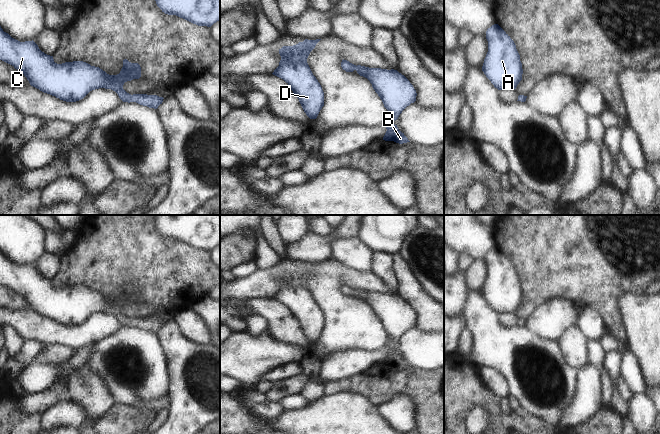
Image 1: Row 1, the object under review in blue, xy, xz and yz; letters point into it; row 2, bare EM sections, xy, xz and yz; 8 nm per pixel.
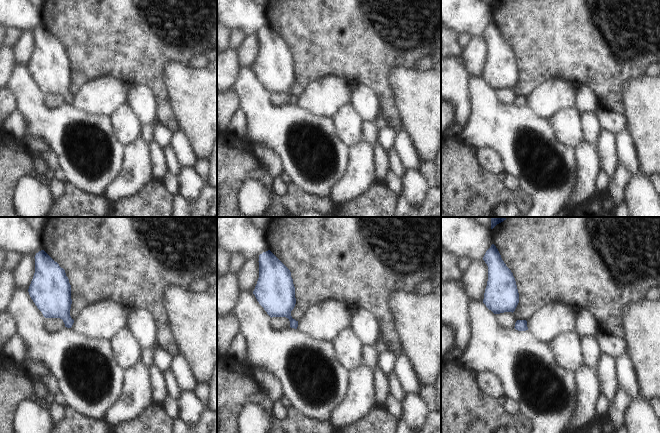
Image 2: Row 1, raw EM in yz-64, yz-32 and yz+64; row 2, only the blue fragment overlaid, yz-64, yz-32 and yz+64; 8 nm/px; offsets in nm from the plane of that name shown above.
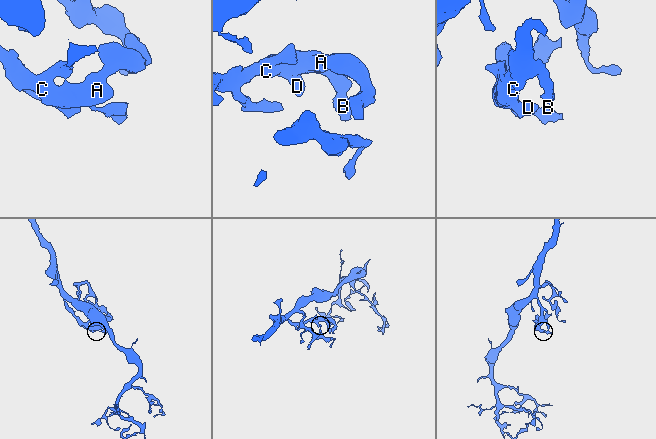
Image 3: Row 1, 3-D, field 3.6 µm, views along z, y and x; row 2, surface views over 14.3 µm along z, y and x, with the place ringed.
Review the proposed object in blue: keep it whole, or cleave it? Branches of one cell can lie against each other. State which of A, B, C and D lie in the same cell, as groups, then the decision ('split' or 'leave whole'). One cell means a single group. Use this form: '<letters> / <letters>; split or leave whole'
A B C D; leave whole

